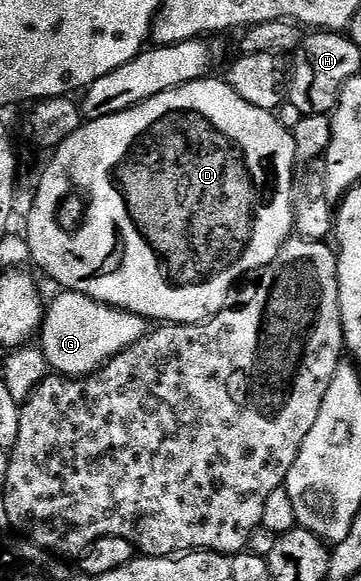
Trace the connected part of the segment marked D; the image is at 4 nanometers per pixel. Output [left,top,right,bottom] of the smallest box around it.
[25,75,297,325]

